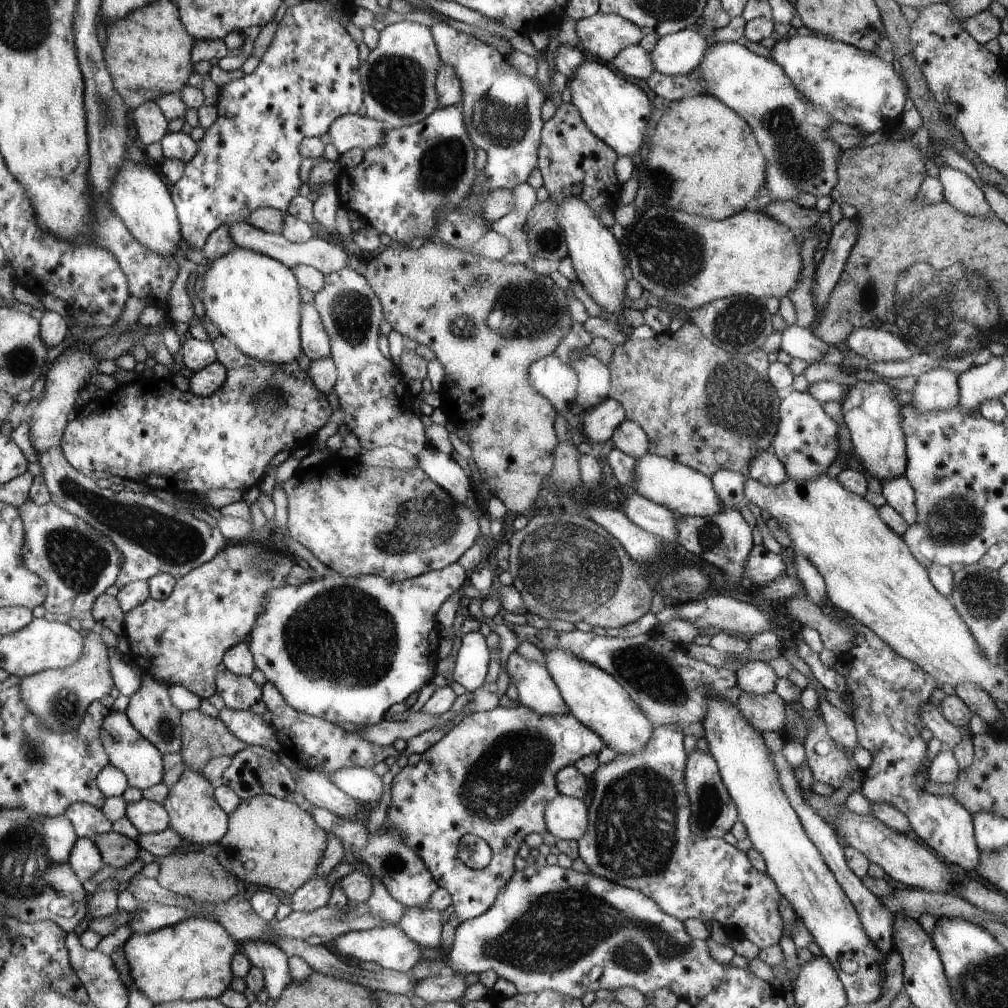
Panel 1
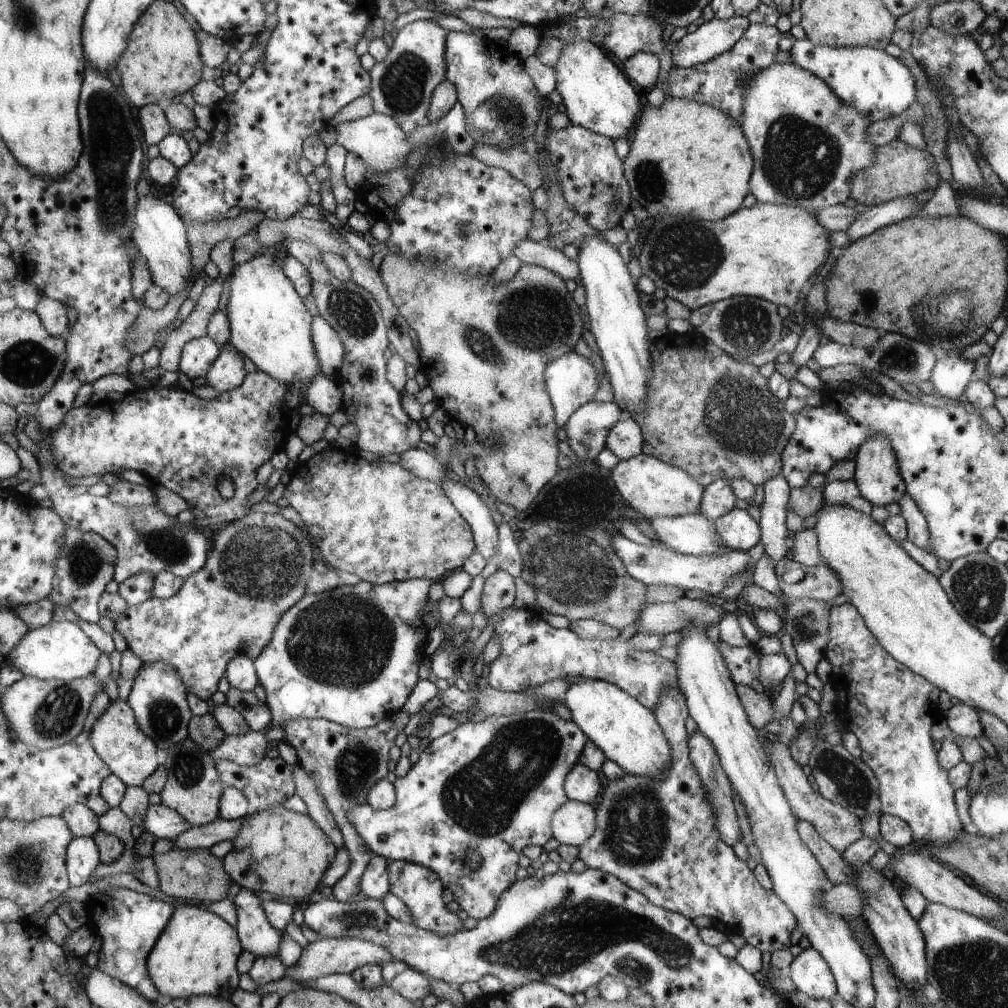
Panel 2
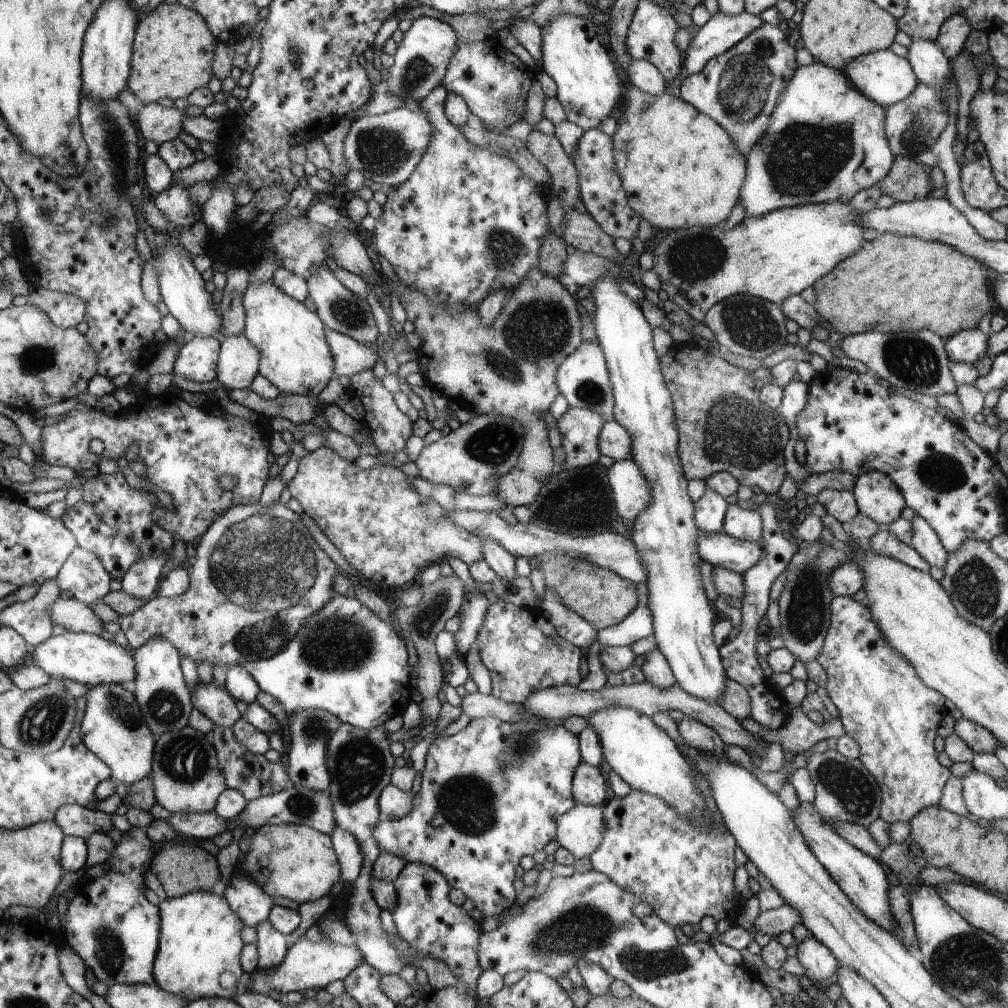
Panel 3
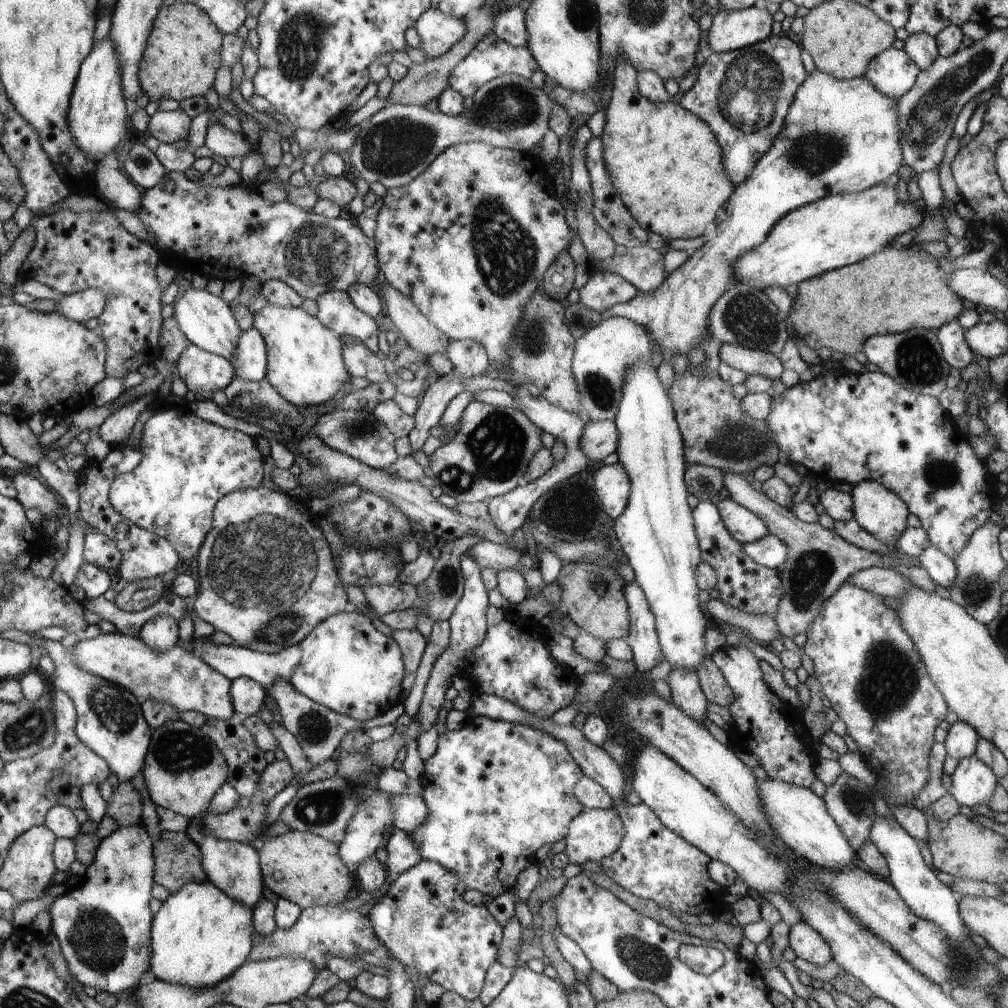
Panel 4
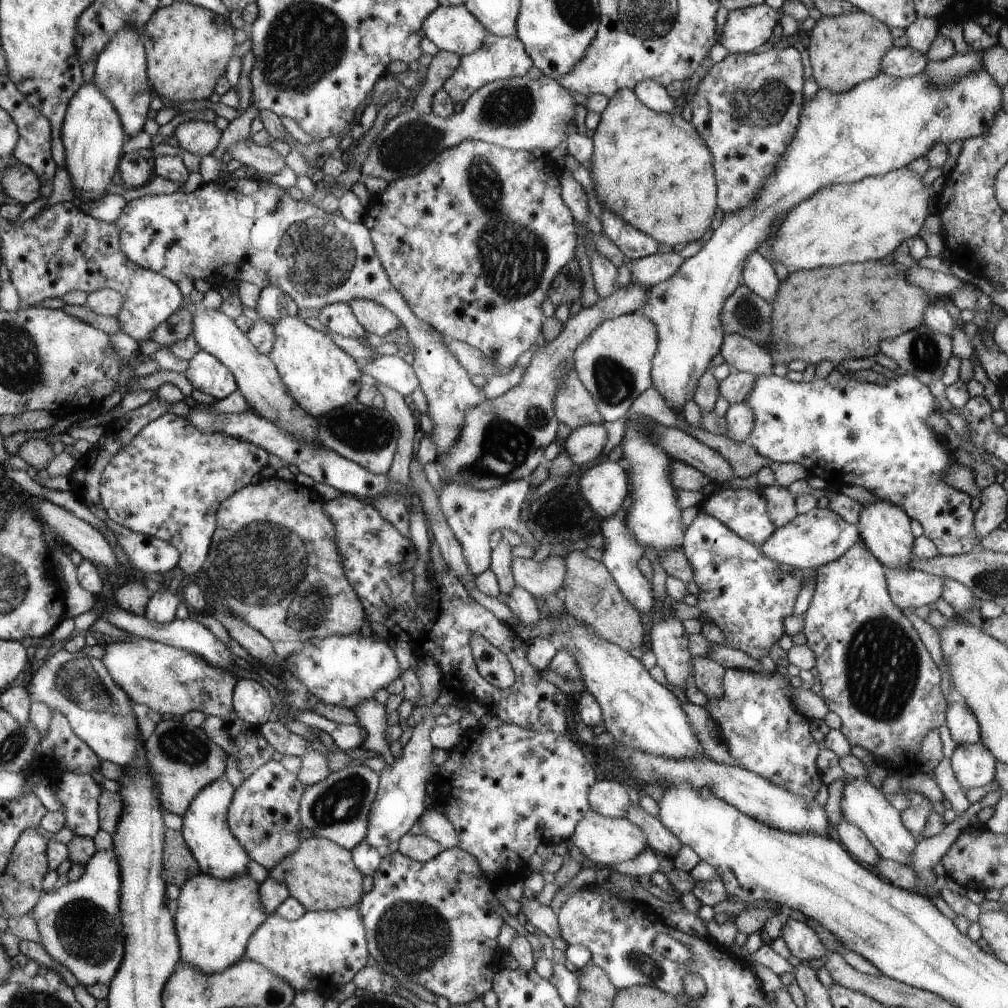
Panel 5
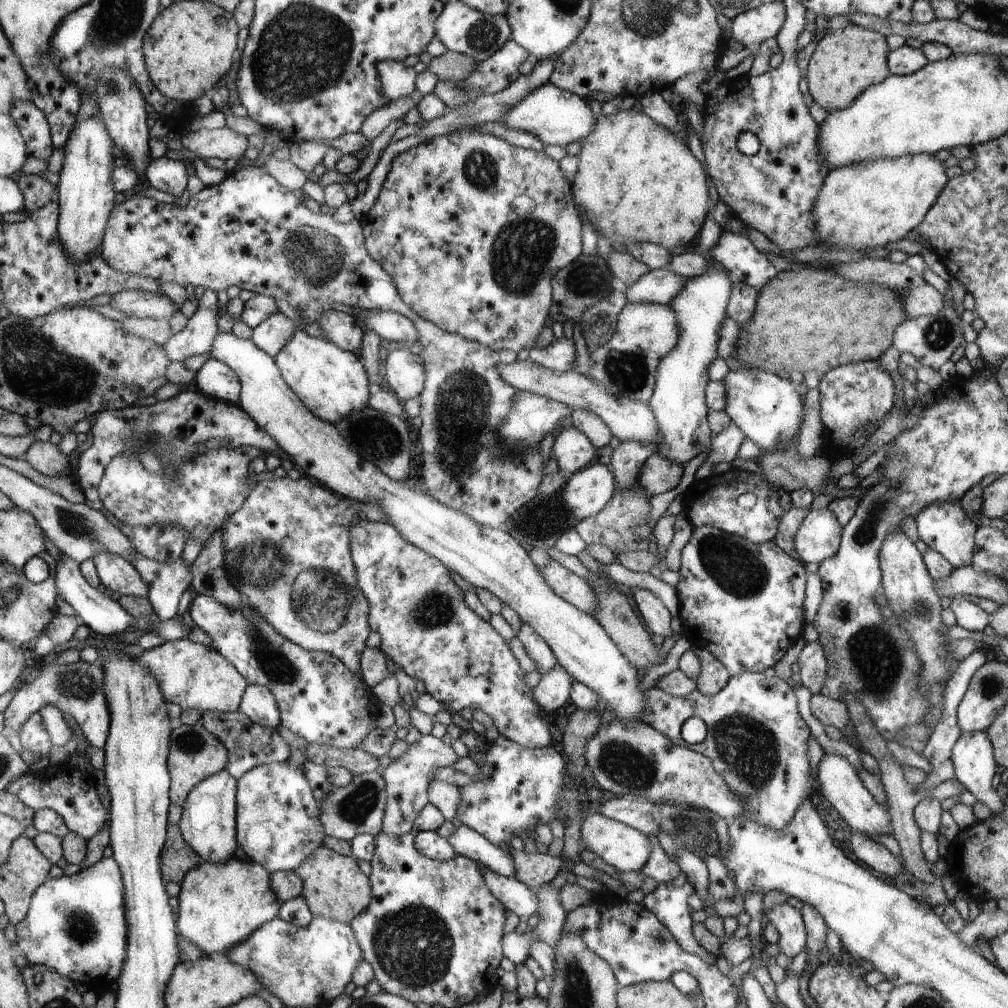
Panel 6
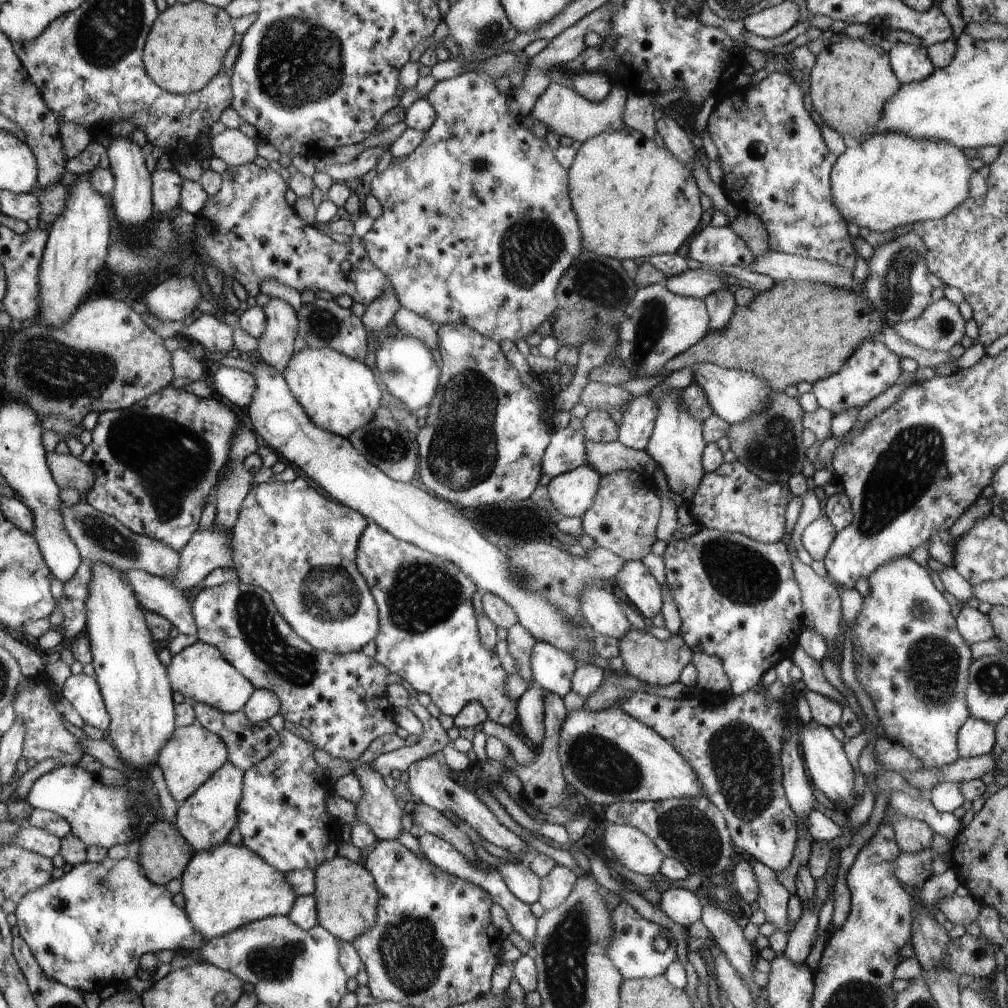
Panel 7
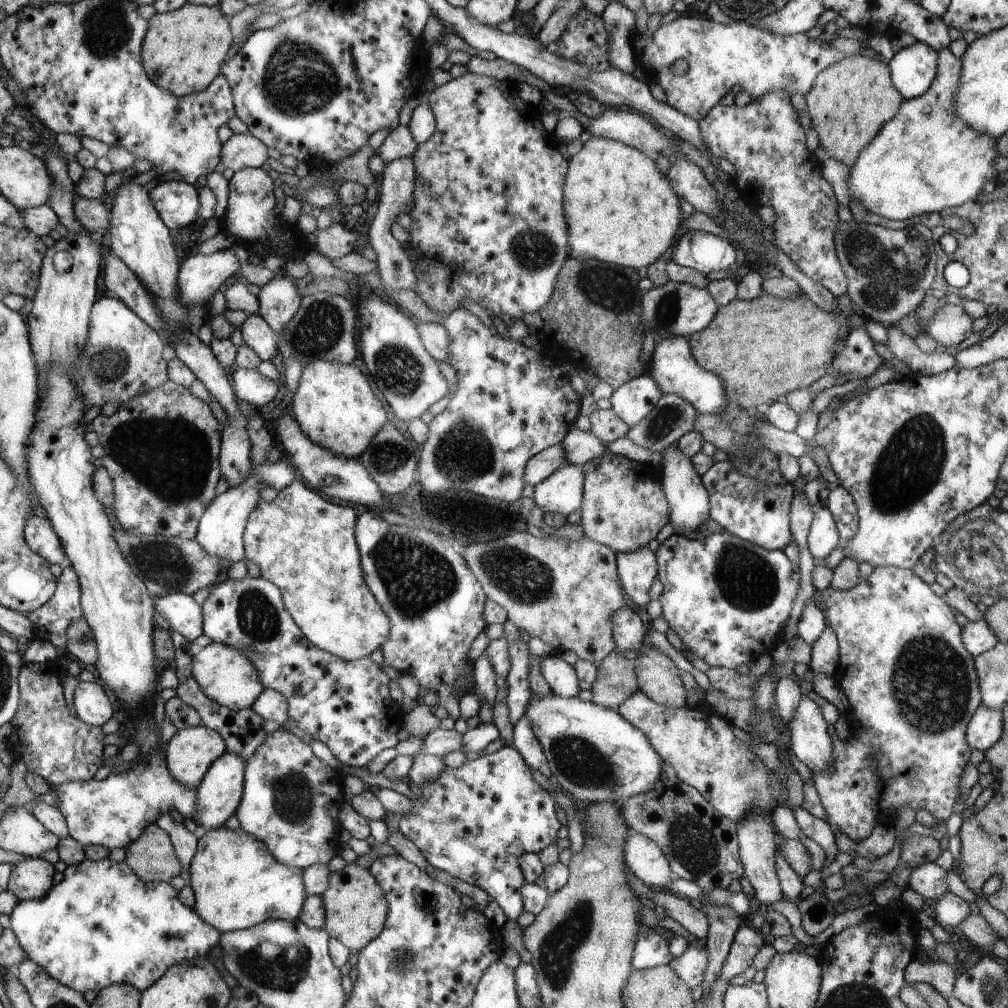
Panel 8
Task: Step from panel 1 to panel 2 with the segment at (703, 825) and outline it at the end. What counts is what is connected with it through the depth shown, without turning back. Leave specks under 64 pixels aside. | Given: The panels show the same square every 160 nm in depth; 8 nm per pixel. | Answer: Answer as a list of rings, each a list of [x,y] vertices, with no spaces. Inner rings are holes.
[[[700,730],[694,732],[689,738],[690,758],[693,760],[697,773],[702,779],[703,787],[707,790],[710,804],[713,804],[718,832],[721,832],[722,840],[732,848],[741,842],[741,831],[734,809],[734,798],[732,798],[733,788],[728,775],[721,765],[719,754],[714,748],[712,741]]]

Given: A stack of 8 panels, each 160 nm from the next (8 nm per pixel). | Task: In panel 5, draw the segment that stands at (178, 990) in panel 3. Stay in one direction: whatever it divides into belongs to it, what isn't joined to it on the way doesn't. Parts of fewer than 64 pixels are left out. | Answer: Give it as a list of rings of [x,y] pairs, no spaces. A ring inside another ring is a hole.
[[[201,872],[186,880],[177,900],[175,927],[181,948],[180,963],[194,965],[205,973],[223,971],[242,960],[250,938],[269,918],[262,904],[260,885],[249,873],[221,879]]]

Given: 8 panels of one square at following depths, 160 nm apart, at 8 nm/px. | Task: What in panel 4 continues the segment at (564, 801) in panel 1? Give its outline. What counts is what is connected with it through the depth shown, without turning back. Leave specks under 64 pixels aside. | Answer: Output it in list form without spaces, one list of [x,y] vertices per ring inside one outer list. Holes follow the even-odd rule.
[[[616,808],[584,809],[572,823],[569,824],[569,834],[565,836],[566,856],[569,862],[576,865],[590,860],[606,859],[619,850],[625,836],[626,828]]]

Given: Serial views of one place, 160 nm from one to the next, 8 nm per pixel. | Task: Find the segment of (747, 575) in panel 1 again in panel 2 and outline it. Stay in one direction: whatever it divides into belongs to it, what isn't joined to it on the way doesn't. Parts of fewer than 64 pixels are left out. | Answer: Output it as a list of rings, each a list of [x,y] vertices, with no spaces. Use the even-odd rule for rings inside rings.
[[[614,534],[611,542],[613,549],[619,554],[628,569],[628,573],[644,584],[672,585],[685,592],[688,590],[704,590],[708,594],[718,596],[728,578],[735,574],[744,574],[748,564],[748,551],[730,551],[725,555],[685,555],[660,546],[646,546],[634,543],[622,534]]]

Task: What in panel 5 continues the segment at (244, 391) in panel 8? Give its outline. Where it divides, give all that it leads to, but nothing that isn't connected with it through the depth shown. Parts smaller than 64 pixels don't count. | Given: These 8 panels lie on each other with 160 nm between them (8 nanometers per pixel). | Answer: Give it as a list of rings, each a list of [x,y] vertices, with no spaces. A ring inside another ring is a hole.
[[[200,349],[189,360],[186,378],[196,388],[216,400],[225,399],[237,390],[236,377],[213,354]]]

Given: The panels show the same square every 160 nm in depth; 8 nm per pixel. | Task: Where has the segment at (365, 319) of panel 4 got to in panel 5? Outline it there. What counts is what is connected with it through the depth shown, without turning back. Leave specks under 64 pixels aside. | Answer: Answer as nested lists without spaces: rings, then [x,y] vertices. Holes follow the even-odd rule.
[[[329,304],[329,306],[320,309],[317,318],[330,332],[337,332],[342,336],[349,336],[356,340],[364,338],[364,326],[357,319],[349,304]]]

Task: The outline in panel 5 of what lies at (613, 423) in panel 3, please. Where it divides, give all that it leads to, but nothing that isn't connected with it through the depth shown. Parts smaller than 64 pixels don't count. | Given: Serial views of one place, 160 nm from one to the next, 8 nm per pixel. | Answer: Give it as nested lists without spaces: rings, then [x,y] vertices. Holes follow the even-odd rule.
[[[586,425],[572,429],[566,441],[563,442],[563,449],[574,464],[586,464],[598,458],[603,452],[606,442],[606,430],[604,425]]]

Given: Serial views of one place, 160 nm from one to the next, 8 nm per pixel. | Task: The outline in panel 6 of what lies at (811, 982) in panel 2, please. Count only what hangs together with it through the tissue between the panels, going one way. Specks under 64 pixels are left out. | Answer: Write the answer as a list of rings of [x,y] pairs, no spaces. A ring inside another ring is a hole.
[[[786,902],[769,908],[764,917],[765,921],[779,932],[777,945],[781,952],[794,958],[798,953],[805,951],[808,935],[799,910]]]

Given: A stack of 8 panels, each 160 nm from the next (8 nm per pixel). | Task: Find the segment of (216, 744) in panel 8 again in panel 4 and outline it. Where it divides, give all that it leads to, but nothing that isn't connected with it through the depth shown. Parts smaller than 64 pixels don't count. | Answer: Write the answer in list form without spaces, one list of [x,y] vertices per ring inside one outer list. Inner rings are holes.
[[[182,719],[152,730],[152,742],[141,774],[156,807],[173,810],[190,820],[207,812],[213,796],[229,779],[226,759],[205,728],[194,727]]]

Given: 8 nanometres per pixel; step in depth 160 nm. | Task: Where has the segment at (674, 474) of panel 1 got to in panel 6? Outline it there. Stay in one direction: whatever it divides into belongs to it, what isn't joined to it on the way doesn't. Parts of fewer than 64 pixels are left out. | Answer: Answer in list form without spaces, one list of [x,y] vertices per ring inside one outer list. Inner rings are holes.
[[[592,464],[568,476],[561,488],[562,502],[581,521],[600,512],[613,498],[617,485],[609,465]]]

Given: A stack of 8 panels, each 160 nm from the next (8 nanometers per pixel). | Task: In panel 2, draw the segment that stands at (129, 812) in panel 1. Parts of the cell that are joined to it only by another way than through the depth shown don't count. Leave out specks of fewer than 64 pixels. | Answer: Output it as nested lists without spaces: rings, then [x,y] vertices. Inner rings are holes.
[[[160,802],[157,805],[149,805],[146,809],[142,827],[152,832],[156,839],[168,838],[172,841],[192,826],[179,812]]]

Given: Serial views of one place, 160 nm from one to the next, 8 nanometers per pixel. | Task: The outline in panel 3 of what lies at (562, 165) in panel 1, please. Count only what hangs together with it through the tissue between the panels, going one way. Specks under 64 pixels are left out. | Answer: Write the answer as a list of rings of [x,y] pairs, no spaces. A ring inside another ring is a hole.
[[[588,129],[580,137],[577,146],[570,152],[575,158],[572,160],[579,174],[581,197],[593,219],[605,229],[611,237],[634,240],[638,232],[640,218],[632,209],[628,201],[628,194],[624,192],[622,183],[615,167],[613,142],[611,136],[600,129]]]

